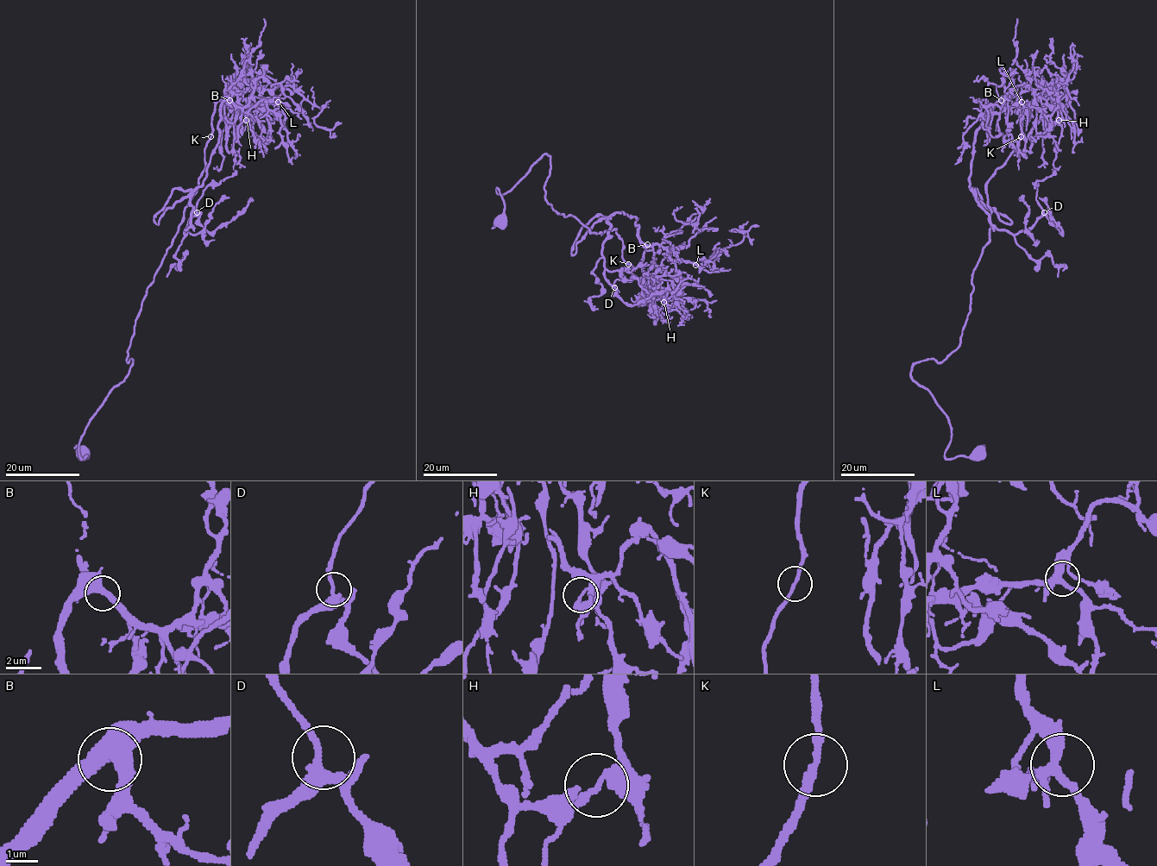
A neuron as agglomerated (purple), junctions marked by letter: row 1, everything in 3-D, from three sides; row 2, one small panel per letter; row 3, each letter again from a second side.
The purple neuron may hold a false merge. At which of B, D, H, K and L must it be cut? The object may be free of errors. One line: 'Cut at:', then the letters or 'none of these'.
Cut at: H

